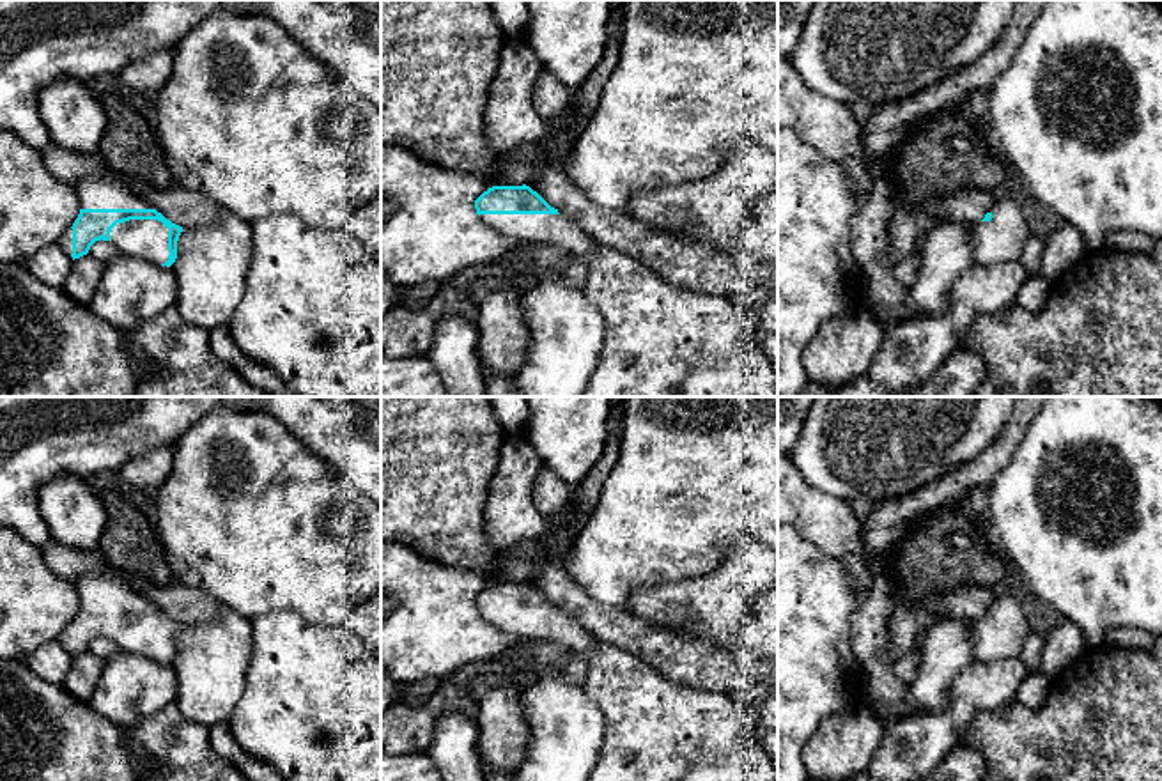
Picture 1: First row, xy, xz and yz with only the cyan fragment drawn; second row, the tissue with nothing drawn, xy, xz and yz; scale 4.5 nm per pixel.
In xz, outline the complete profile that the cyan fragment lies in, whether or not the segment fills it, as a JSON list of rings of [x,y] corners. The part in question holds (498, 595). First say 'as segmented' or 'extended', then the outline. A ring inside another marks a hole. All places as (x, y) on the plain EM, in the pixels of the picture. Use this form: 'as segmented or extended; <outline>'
extended; [[[492,583],[475,597],[482,620],[519,641],[547,641],[588,662],[585,684],[602,712],[602,746],[588,781],[778,781],[758,740],[756,707],[664,678],[618,646],[600,643],[530,583]]]

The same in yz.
extended; [[[1008,593],[997,597],[981,618],[971,622],[971,627],[976,661],[1019,657],[1031,632],[1022,599]]]

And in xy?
extended; [[[106,567],[83,574],[74,586],[81,606],[76,618],[58,636],[73,657],[87,652],[90,643],[103,636],[122,652],[167,664],[175,659],[182,623],[138,593],[129,577]]]

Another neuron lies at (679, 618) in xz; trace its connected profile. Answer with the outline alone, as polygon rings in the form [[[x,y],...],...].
[[[677,607],[671,611],[668,623],[662,629],[671,630],[671,632],[680,632],[682,629],[686,629],[691,623],[693,623],[693,618],[689,616],[689,609]]]

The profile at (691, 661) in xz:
[[[556,558],[538,563],[526,583],[567,616],[576,618],[600,643],[634,653],[671,682],[724,694],[744,680],[778,687],[778,661],[755,659],[744,648],[726,650],[657,629],[625,609],[600,604],[565,574]]]

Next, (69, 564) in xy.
[[[51,538],[41,551],[46,567],[60,579],[71,583],[74,583],[83,574],[99,572],[108,567],[99,551],[67,547]]]

